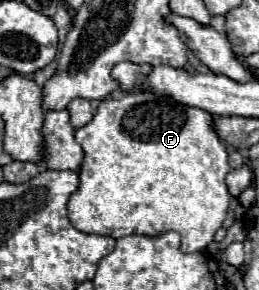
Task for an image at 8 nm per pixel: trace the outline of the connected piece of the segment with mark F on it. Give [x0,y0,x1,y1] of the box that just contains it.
[68,92,232,252]

